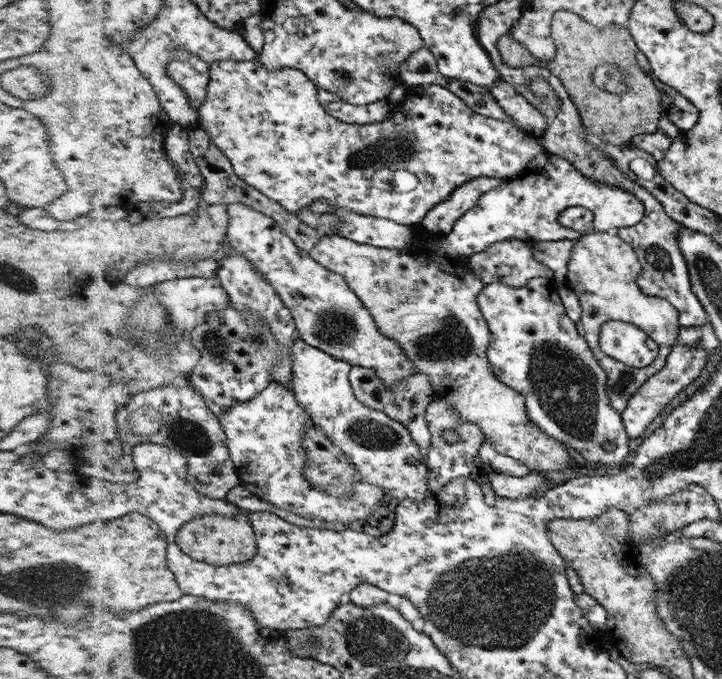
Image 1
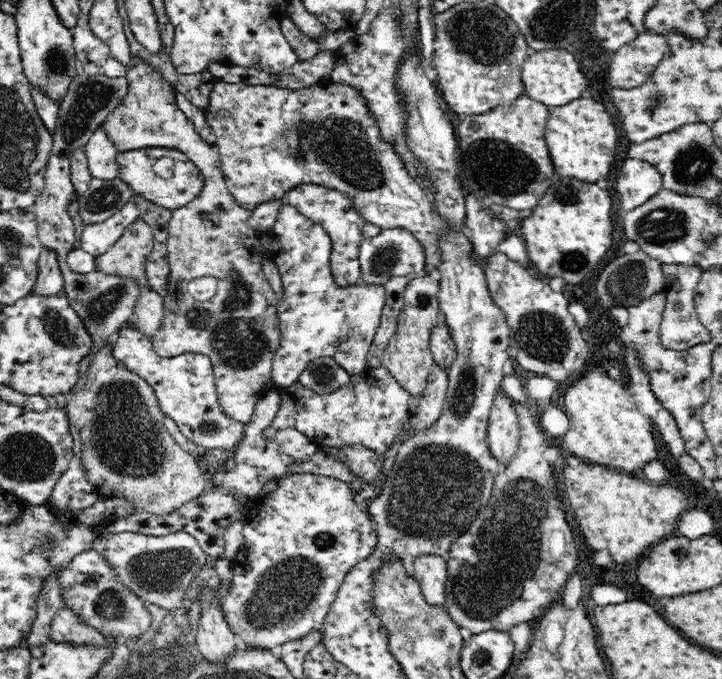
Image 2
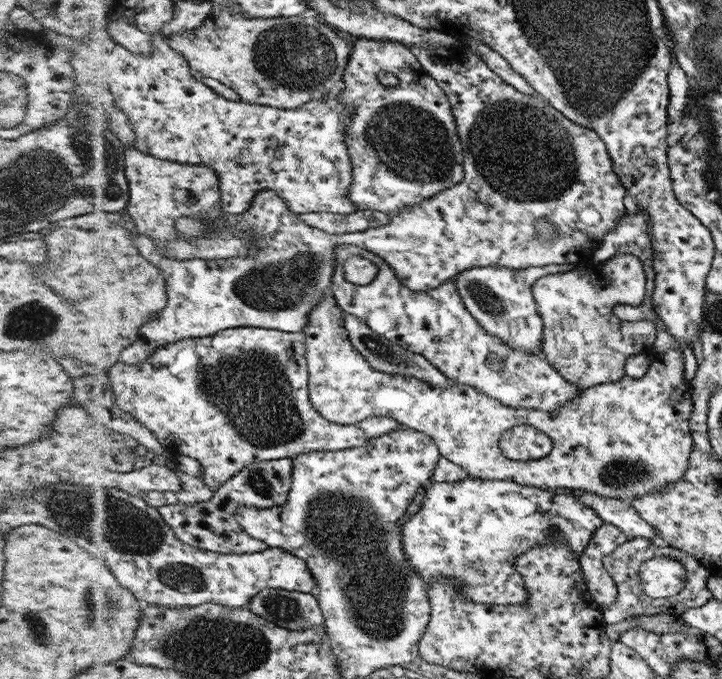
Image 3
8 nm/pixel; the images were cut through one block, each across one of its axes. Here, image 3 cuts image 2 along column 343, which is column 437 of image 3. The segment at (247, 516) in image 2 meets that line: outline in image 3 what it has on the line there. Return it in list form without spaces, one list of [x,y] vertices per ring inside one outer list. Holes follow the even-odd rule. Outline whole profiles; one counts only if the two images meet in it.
[[[472,476],[460,481],[434,481],[431,478],[424,489],[420,510],[402,525],[402,549],[410,567],[426,586],[442,580],[458,588],[466,600],[475,604],[520,606],[530,596],[525,580],[513,565],[521,555],[528,553],[531,548],[550,543],[552,534],[558,534],[558,538],[564,536],[567,548],[573,549],[573,556],[580,560],[598,526],[604,523],[594,508],[586,508],[584,501],[572,495],[572,490],[565,494],[552,494],[543,487],[508,480]]]

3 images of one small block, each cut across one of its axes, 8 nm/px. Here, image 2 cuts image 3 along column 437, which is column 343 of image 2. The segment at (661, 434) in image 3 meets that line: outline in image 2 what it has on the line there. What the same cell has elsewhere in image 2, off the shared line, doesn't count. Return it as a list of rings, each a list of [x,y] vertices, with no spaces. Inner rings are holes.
[[[385,366],[368,368],[365,372],[355,374],[348,384],[328,394],[318,394],[298,382],[279,389],[279,393],[280,408],[275,420],[272,420],[270,431],[264,432],[266,439],[272,438],[278,429],[296,428],[308,436],[317,448],[362,443],[364,447],[382,455],[410,417],[408,404],[412,396]]]

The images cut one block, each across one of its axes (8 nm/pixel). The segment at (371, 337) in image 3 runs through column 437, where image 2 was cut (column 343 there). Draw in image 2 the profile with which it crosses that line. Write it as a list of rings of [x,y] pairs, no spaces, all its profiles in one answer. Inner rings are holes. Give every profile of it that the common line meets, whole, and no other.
[[[323,356],[308,362],[297,382],[323,395],[342,388],[350,382],[351,377],[336,359]]]

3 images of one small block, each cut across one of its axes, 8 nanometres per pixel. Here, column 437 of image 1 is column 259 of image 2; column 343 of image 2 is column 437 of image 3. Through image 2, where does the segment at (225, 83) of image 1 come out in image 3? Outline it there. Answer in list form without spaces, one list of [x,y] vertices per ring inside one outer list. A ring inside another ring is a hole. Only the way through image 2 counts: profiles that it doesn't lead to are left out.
[[[356,37],[349,64],[345,68],[341,92],[342,105],[350,108],[349,114],[352,116],[352,123],[345,133],[345,144],[349,146],[353,165],[349,202],[356,211],[374,210],[390,216],[460,183],[465,178],[464,146],[446,94],[422,68],[415,50],[398,42]],[[382,72],[397,74],[399,84],[396,87],[382,85],[377,80],[377,75]]]

